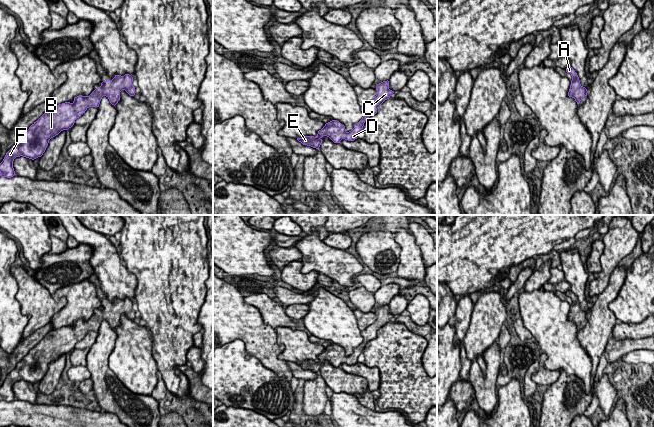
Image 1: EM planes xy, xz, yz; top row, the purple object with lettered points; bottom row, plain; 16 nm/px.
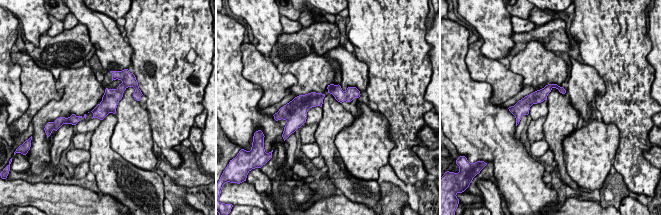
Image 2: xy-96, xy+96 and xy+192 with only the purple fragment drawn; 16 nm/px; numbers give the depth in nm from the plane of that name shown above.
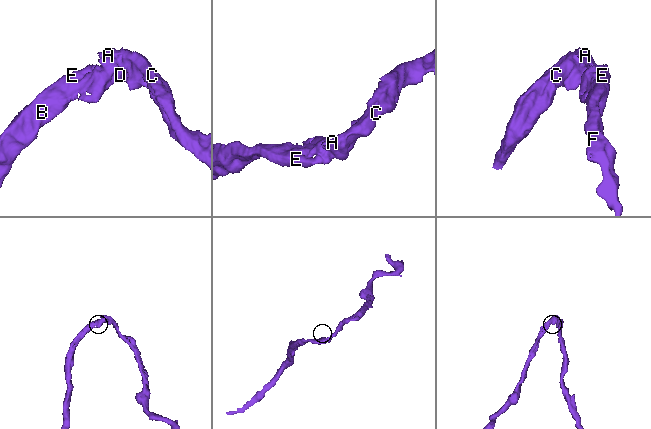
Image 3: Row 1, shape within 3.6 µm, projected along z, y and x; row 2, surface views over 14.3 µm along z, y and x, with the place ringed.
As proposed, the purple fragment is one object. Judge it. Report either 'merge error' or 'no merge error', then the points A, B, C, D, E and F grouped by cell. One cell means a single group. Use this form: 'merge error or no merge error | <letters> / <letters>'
no merge error | A B C D E F

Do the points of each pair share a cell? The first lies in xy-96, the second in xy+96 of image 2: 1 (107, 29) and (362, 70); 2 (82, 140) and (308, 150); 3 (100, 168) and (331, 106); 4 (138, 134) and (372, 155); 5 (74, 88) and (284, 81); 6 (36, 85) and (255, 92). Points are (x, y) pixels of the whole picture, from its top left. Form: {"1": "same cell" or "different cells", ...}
{"1": "same cell", "2": "different cells", "3": "same cell", "4": "same cell", "5": "different cells", "6": "different cells"}

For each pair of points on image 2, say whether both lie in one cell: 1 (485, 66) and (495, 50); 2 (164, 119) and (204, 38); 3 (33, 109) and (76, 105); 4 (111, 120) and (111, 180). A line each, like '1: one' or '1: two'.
1: two
2: one
3: two
4: one

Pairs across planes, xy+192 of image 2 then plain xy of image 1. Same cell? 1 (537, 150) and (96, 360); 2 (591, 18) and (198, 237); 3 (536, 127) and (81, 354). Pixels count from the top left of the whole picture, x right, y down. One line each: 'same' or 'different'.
1: different
2: same
3: same

